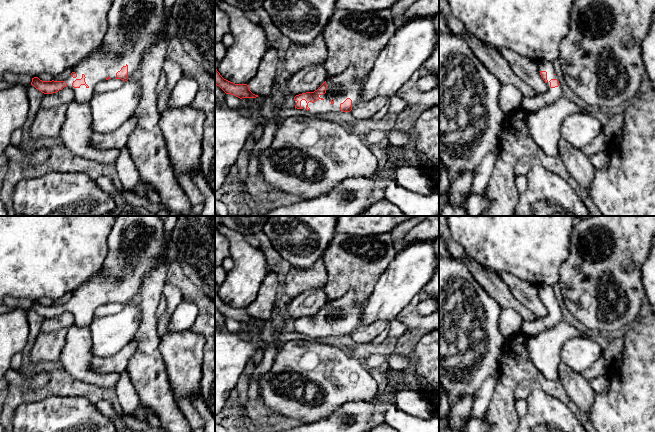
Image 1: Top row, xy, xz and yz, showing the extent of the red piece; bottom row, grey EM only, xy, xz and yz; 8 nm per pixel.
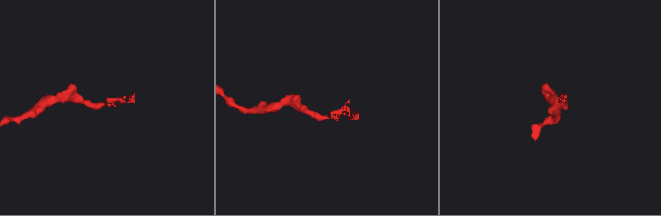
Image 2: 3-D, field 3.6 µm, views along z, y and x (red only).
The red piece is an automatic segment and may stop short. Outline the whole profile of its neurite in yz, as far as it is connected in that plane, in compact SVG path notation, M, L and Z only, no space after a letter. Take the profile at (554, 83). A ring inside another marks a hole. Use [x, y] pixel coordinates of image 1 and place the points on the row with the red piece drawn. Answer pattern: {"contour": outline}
{"contour": "M540 61L538 62L538 69L547 85L547 90L544 93L536 93L534 97L524 97L517 109L532 113L550 105L563 96L563 88L559 83L553 63L550 61Z"}

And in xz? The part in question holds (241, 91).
{"contour": "M215 68L215 85L219 86L226 94L234 95L240 99L242 98L256 98L258 95L250 91L247 84L235 84L224 79Z"}

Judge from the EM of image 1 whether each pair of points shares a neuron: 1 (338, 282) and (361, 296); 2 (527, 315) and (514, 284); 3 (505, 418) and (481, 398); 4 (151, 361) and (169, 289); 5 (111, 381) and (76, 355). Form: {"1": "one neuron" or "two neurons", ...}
{"1": "one neuron", "2": "two neurons", "3": "two neurons", "4": "two neurons", "5": "one neuron"}

